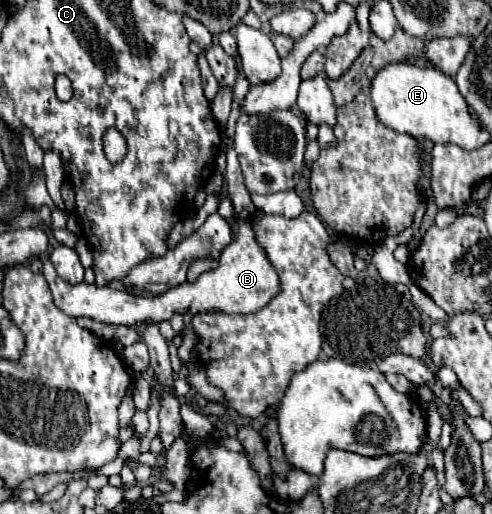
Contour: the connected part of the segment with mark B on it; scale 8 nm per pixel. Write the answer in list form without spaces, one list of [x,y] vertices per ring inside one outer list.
[[[242,222],[238,238],[228,244],[220,254],[220,266],[204,272],[196,282],[184,282],[182,286],[170,288],[168,292],[152,298],[152,296],[134,296],[128,292],[112,290],[108,286],[96,286],[96,284],[66,284],[62,278],[58,278],[54,266],[50,260],[44,262],[44,278],[50,286],[54,304],[64,310],[64,314],[72,318],[92,318],[104,324],[124,324],[134,326],[142,322],[162,322],[170,320],[174,312],[226,312],[226,314],[252,314],[260,308],[264,308],[280,290],[280,280],[268,262],[264,250],[256,244],[254,232],[250,228],[250,222]]]

